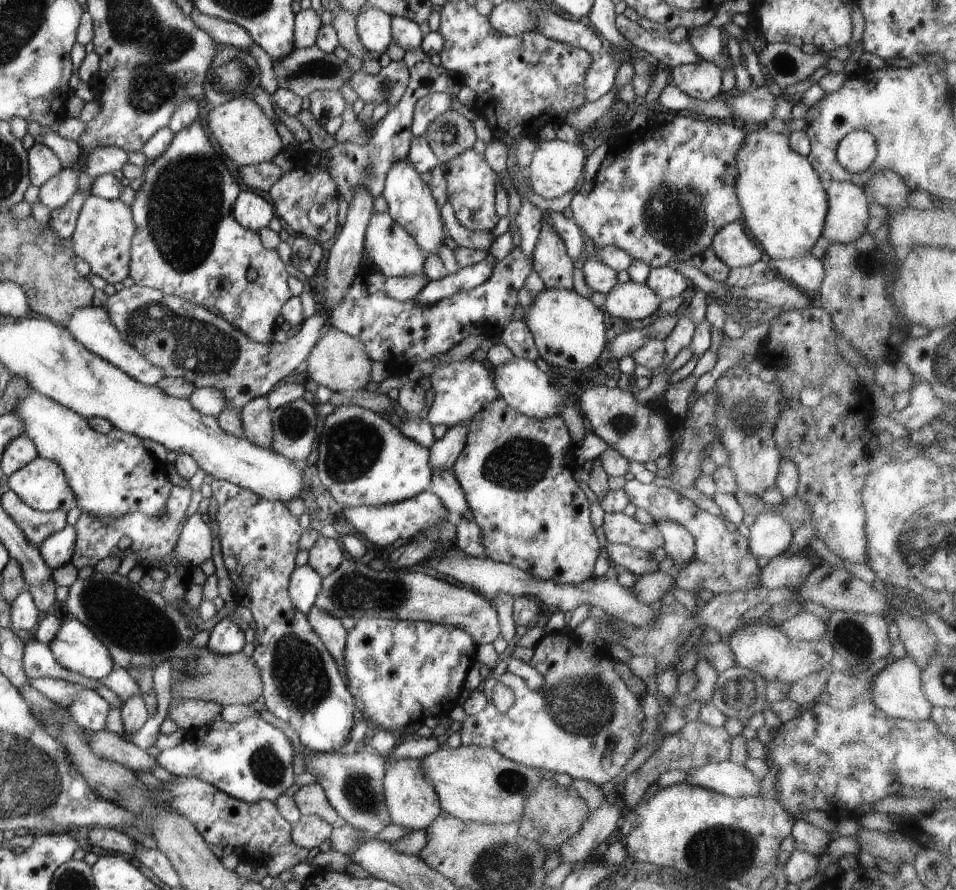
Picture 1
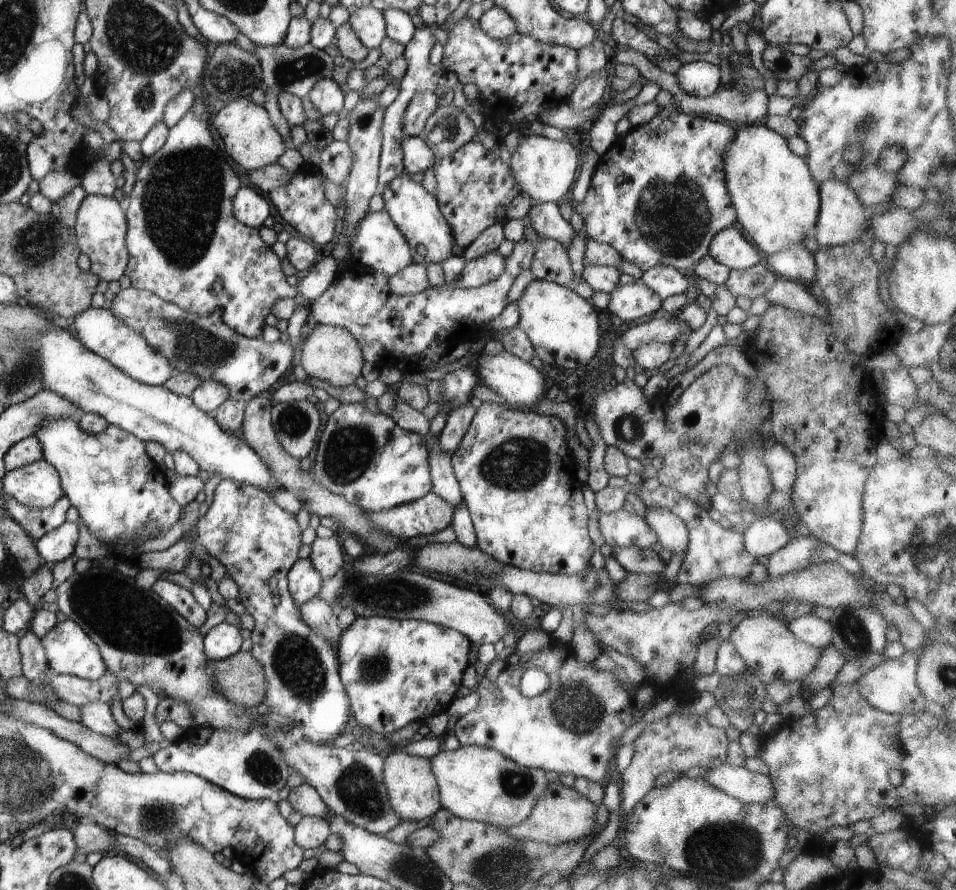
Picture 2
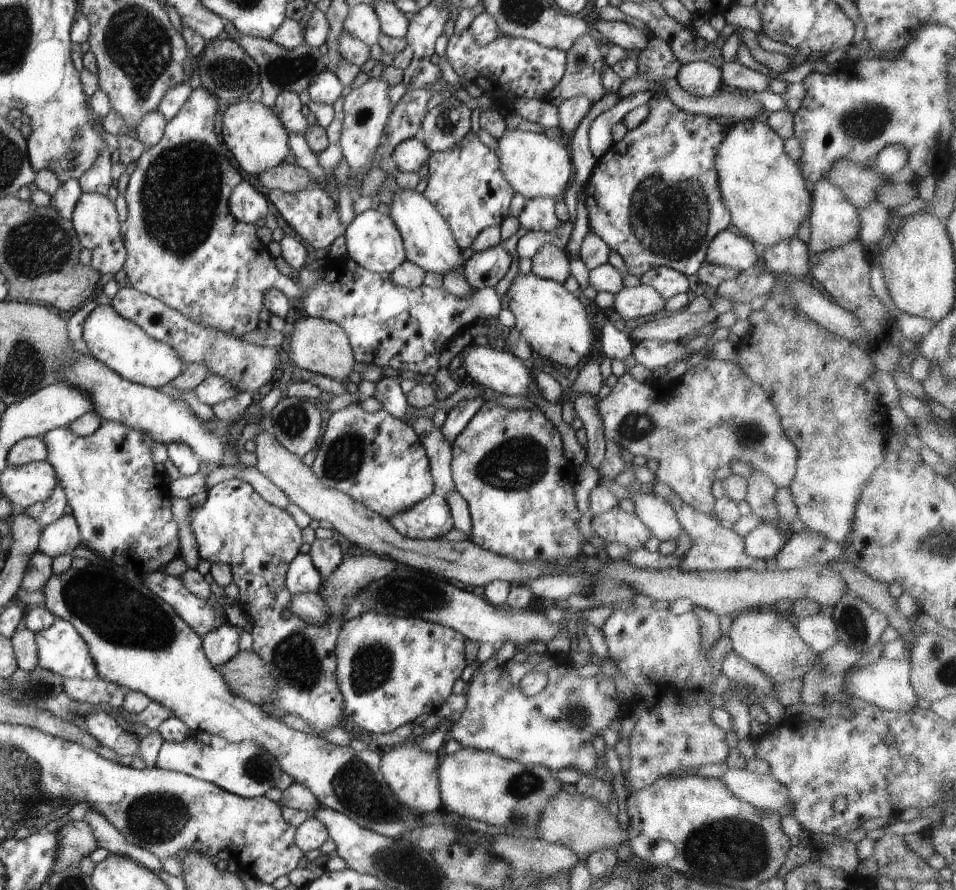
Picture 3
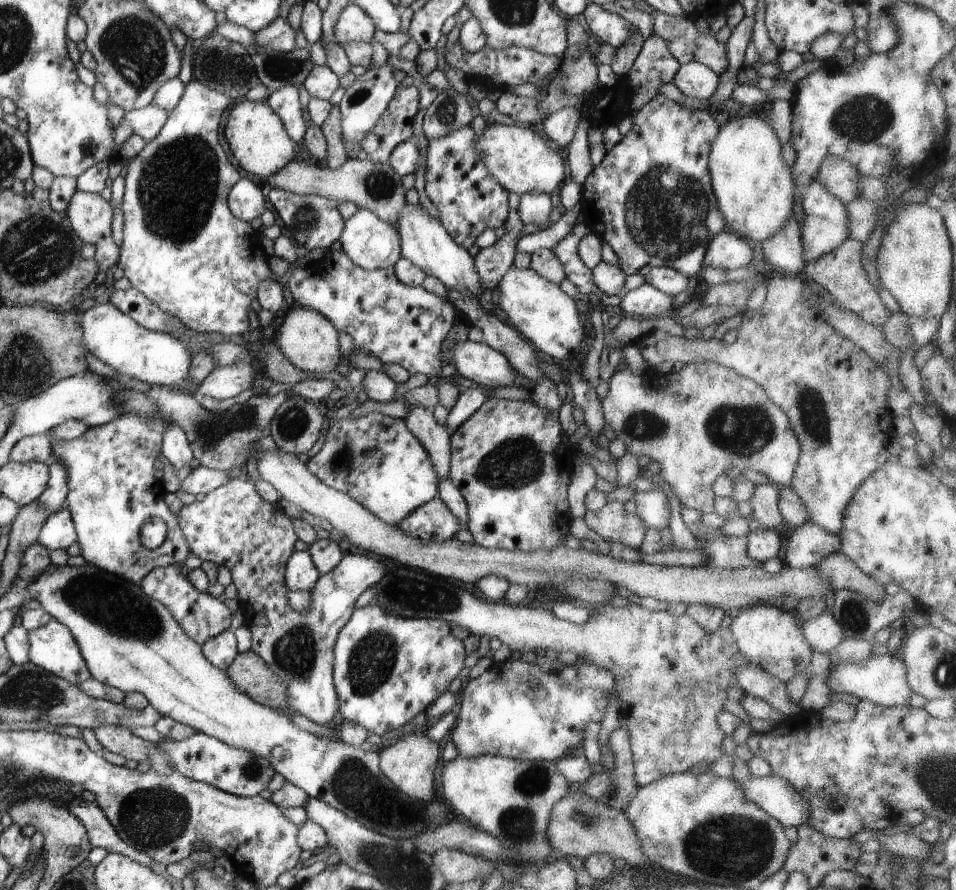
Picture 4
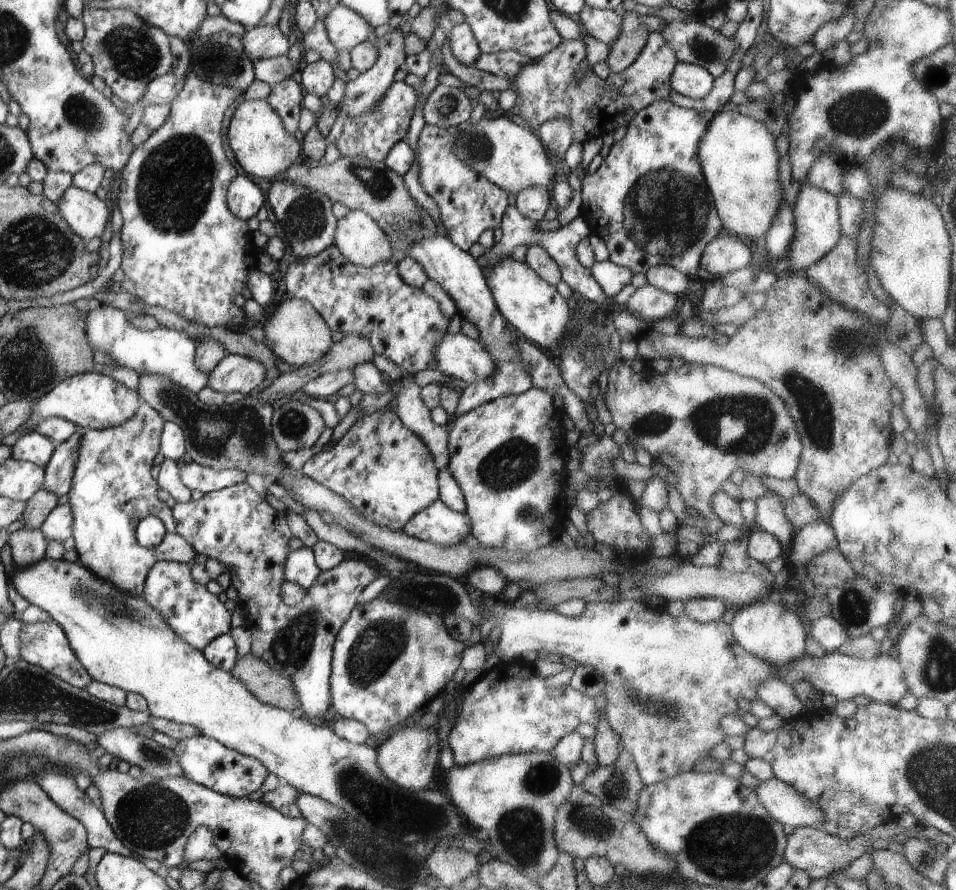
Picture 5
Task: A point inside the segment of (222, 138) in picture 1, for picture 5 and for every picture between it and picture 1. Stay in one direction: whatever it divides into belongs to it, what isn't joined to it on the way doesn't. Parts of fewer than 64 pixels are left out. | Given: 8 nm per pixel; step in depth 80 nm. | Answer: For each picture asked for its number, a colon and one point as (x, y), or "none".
2: (250, 137)
3: (255, 136)
4: (256, 135)
5: (262, 146)

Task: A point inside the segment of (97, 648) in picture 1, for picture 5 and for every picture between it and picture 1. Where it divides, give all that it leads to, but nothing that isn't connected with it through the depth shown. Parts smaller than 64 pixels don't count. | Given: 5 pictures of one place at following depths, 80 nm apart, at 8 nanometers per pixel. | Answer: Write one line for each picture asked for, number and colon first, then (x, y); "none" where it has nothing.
2: (69, 649)
3: (60, 649)
4: (52, 647)
5: (46, 645)

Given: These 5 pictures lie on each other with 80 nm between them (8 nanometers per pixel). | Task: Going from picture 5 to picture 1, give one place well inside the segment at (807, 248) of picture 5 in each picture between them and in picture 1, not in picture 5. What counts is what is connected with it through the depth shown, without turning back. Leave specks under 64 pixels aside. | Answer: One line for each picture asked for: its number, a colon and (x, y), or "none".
1: (847, 215)
2: (842, 218)
3: (834, 220)
4: (825, 223)

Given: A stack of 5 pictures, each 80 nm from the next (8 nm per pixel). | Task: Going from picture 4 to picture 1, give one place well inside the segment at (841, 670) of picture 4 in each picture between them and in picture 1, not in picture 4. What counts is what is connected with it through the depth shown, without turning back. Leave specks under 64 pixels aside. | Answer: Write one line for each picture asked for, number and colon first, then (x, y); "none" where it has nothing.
1: (896, 689)
2: (891, 686)
3: (886, 683)

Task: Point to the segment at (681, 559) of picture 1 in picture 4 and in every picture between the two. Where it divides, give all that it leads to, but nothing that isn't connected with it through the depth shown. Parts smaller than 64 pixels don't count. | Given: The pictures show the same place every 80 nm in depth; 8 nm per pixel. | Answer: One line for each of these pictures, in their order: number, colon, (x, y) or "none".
2: (671, 531)
3: (655, 512)
4: (652, 506)

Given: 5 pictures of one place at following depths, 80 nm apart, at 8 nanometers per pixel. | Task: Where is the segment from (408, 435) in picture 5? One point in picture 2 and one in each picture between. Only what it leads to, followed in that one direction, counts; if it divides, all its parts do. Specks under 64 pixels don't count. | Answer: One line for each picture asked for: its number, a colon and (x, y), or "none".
2: (366, 457)
3: (375, 458)
4: (375, 459)

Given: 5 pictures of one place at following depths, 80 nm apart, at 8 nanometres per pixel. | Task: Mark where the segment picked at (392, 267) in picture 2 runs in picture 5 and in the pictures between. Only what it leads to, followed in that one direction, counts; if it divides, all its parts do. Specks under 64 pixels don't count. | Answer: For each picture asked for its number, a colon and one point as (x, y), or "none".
3: (373, 241)
4: (370, 243)
5: (358, 237)

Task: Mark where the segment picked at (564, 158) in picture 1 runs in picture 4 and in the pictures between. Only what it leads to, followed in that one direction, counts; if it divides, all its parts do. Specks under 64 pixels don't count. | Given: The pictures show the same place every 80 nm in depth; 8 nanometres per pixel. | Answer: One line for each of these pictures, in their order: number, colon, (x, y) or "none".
2: (544, 168)
3: (535, 164)
4: (522, 160)

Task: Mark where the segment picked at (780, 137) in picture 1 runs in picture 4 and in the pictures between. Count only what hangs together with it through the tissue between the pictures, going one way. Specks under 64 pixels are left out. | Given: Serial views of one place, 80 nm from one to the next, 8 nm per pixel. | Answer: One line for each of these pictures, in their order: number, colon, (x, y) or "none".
2: (776, 199)
3: (767, 196)
4: (754, 189)

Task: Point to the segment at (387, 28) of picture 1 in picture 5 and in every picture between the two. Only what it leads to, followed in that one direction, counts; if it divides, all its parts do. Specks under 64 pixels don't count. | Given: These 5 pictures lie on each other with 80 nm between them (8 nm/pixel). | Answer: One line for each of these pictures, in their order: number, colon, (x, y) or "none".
2: (368, 23)
3: (362, 22)
4: (354, 25)
5: (345, 28)

